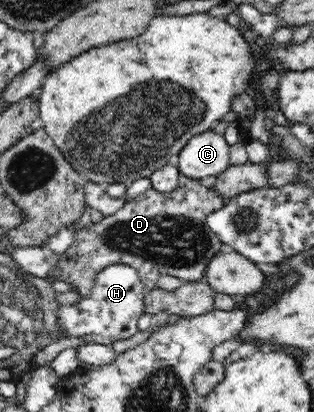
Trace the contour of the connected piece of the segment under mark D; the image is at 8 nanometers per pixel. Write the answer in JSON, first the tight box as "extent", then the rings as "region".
{"extent":[50,175,228,298],"region":[[[180,175],[178,187],[170,193],[158,193],[152,188],[126,202],[114,215],[104,217],[96,225],[90,223],[81,232],[74,235],[74,243],[68,251],[58,254],[58,265],[50,274],[60,274],[60,281],[72,284],[72,290],[84,298],[92,293],[92,282],[102,268],[108,265],[122,264],[133,267],[138,272],[146,290],[158,288],[158,281],[162,275],[171,275],[182,279],[185,283],[198,282],[204,275],[204,270],[212,256],[222,251],[220,238],[207,226],[206,216],[220,209],[228,199],[216,188],[208,188],[196,179],[188,179]]]}

